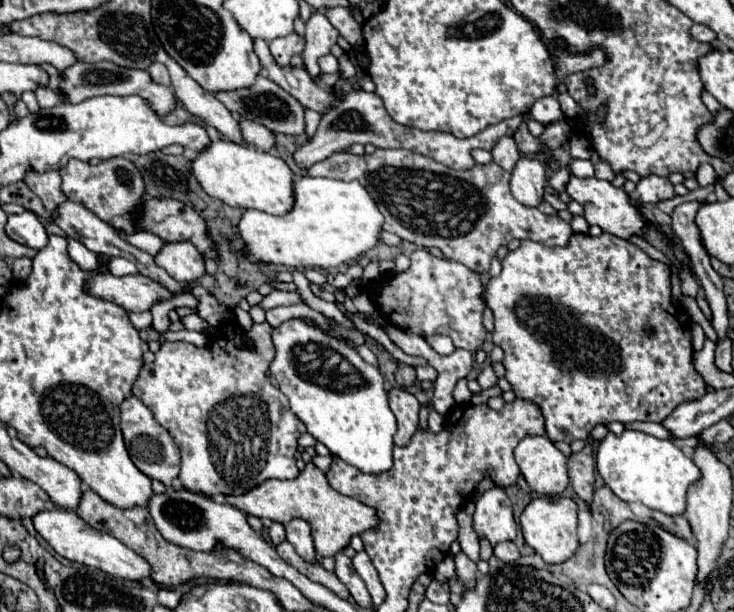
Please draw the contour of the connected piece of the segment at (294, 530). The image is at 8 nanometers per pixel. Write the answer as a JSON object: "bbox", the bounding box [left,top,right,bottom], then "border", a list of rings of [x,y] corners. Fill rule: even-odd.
{"bbox":[286,520,318,562],"border":[[[292,520],[286,526],[286,540],[296,548],[296,552],[306,560],[306,562],[318,562],[316,560],[316,550],[314,542],[310,536],[310,526],[304,520]]]}

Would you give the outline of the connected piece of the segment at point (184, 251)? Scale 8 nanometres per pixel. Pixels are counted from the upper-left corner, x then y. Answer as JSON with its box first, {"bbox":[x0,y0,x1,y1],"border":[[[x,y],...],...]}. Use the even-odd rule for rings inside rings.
{"bbox":[154,242,204,282],"border":[[[168,242],[154,260],[178,282],[196,282],[204,274],[204,260],[192,242]]]}

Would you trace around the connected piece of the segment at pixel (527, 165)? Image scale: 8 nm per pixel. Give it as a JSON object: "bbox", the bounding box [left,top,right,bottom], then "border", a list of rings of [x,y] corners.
{"bbox":[510,156,546,206],"border":[[[522,156],[516,162],[510,176],[512,196],[526,206],[538,206],[544,196],[544,186],[546,186],[544,166],[536,158]]]}

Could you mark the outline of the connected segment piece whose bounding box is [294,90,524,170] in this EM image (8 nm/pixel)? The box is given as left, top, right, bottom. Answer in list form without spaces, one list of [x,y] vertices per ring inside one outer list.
[[[332,90],[332,94],[340,100],[322,114],[322,120],[320,120],[318,130],[312,136],[312,140],[304,142],[294,152],[294,162],[304,170],[308,170],[312,164],[316,164],[320,160],[326,160],[336,150],[350,148],[356,142],[358,144],[374,144],[376,148],[406,148],[406,150],[418,152],[422,156],[428,156],[428,158],[432,158],[432,160],[436,160],[436,162],[440,162],[452,170],[468,170],[474,166],[474,158],[470,156],[472,148],[492,150],[496,140],[500,136],[512,136],[524,118],[524,116],[516,116],[516,118],[502,120],[494,126],[488,126],[486,130],[482,130],[480,134],[476,134],[472,138],[460,140],[460,138],[456,138],[452,134],[444,134],[444,132],[424,132],[424,130],[416,130],[410,126],[398,126],[388,116],[382,98],[376,94],[368,94],[364,90],[350,90],[348,94]]]

